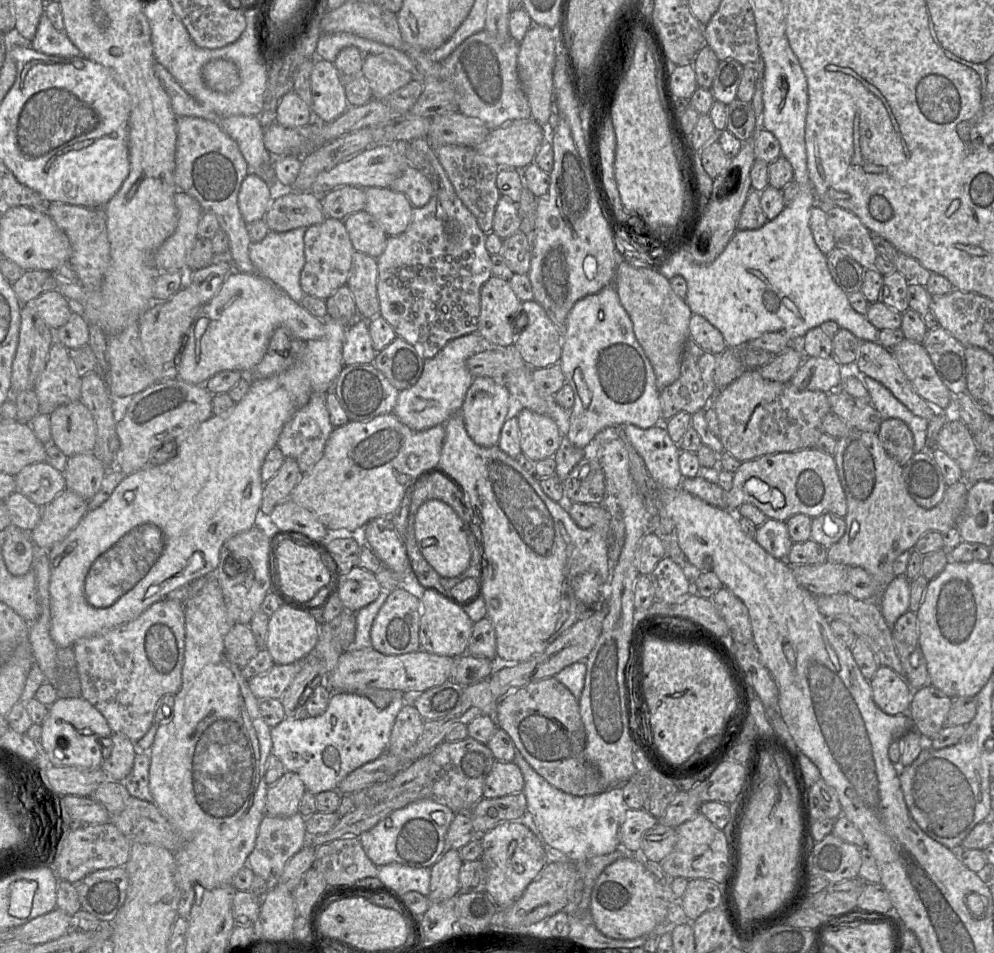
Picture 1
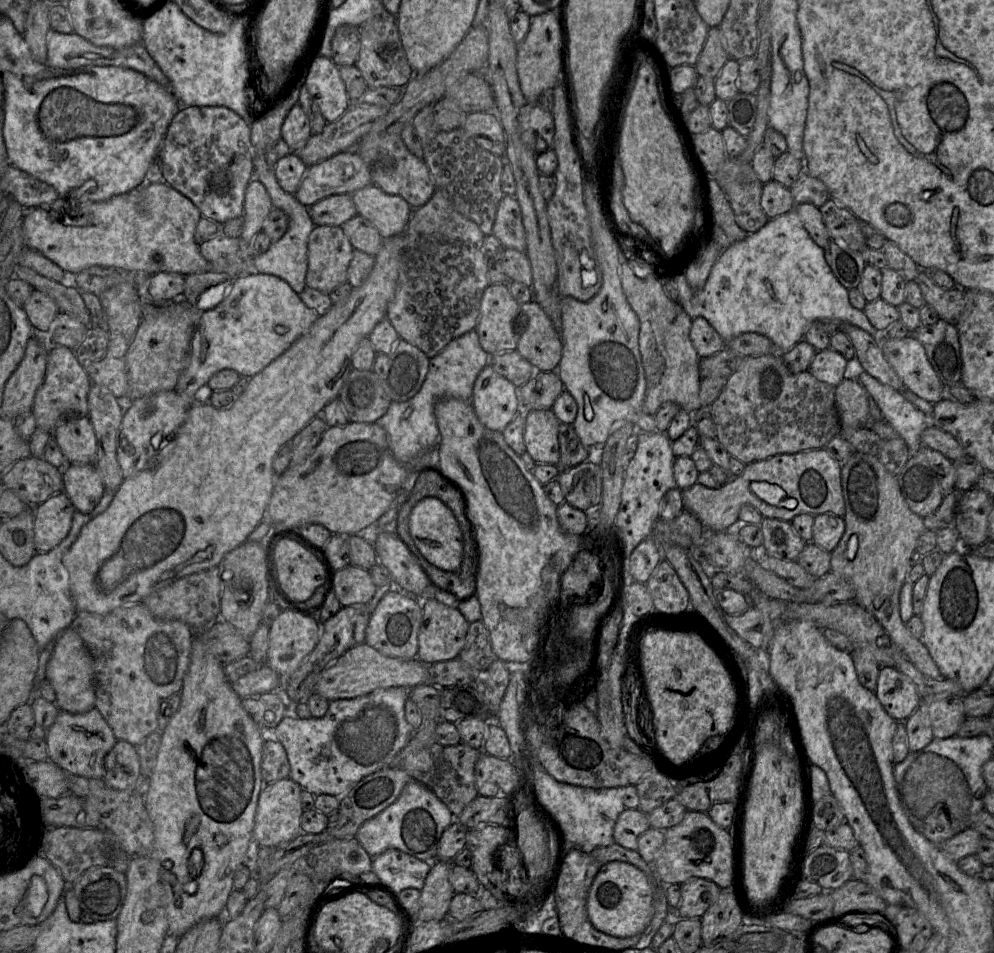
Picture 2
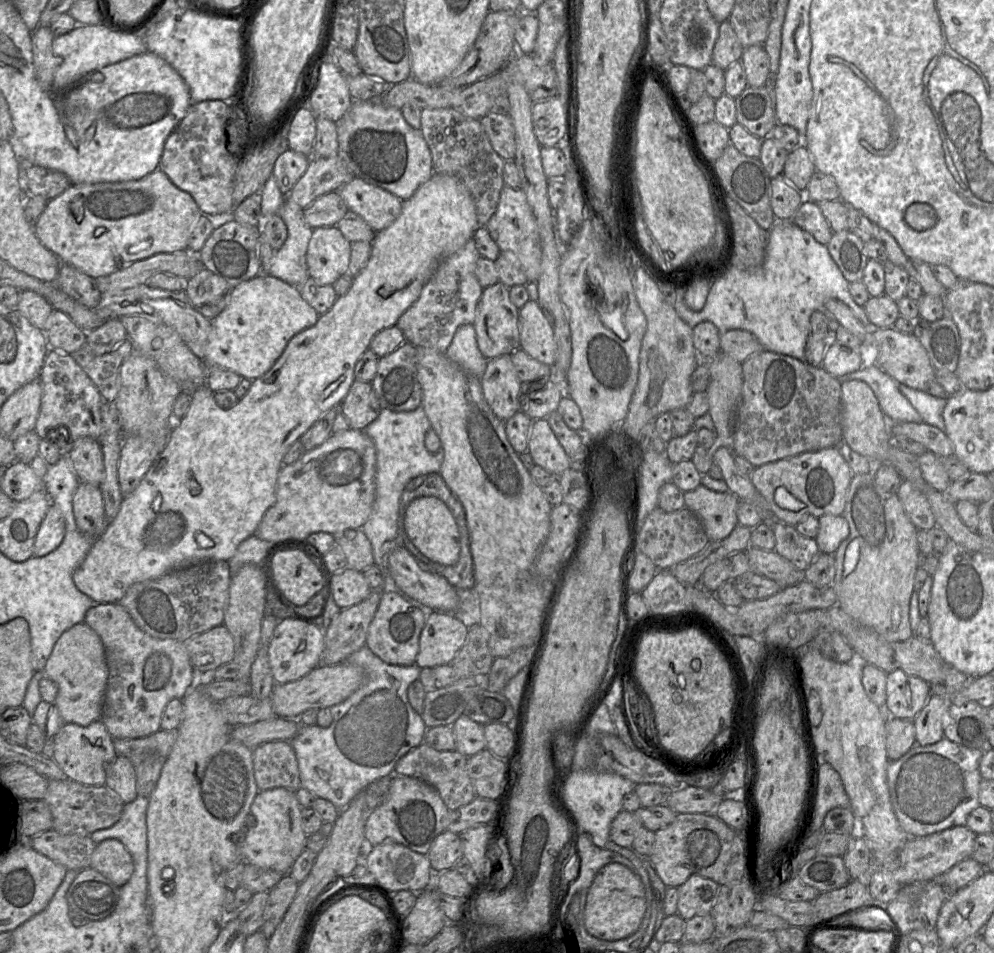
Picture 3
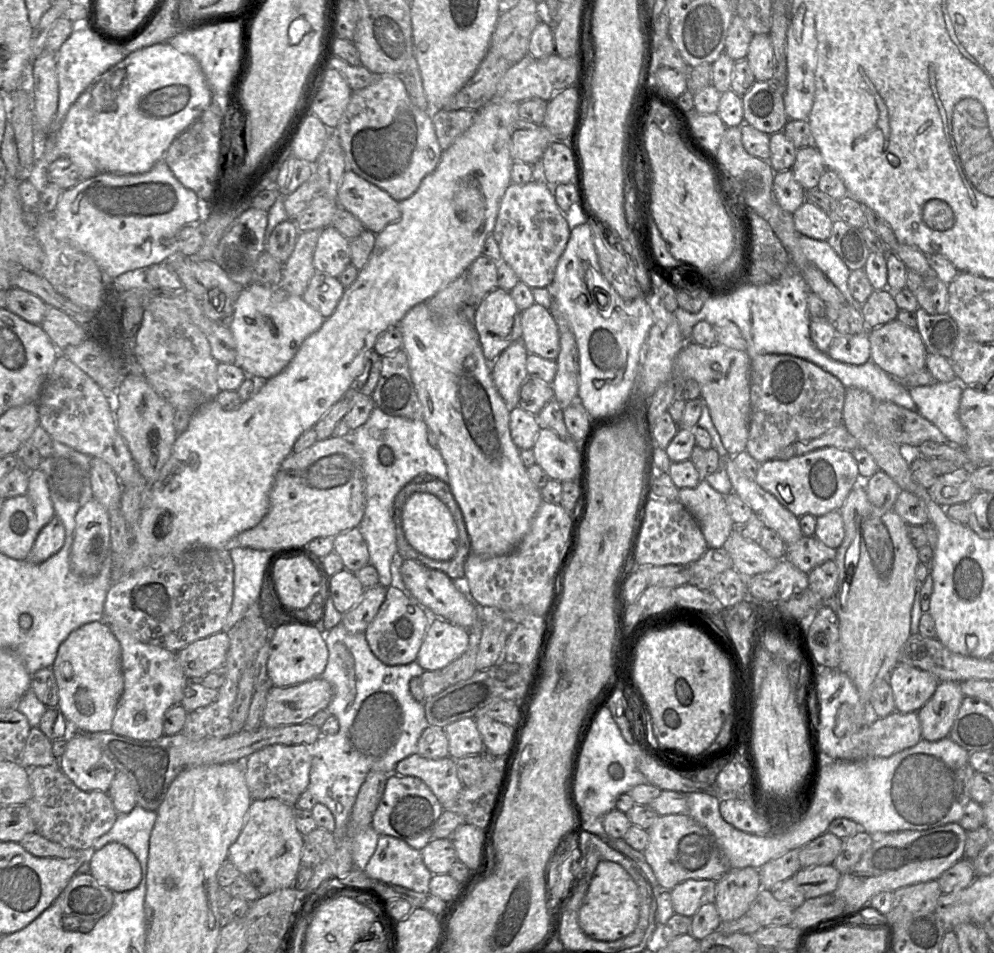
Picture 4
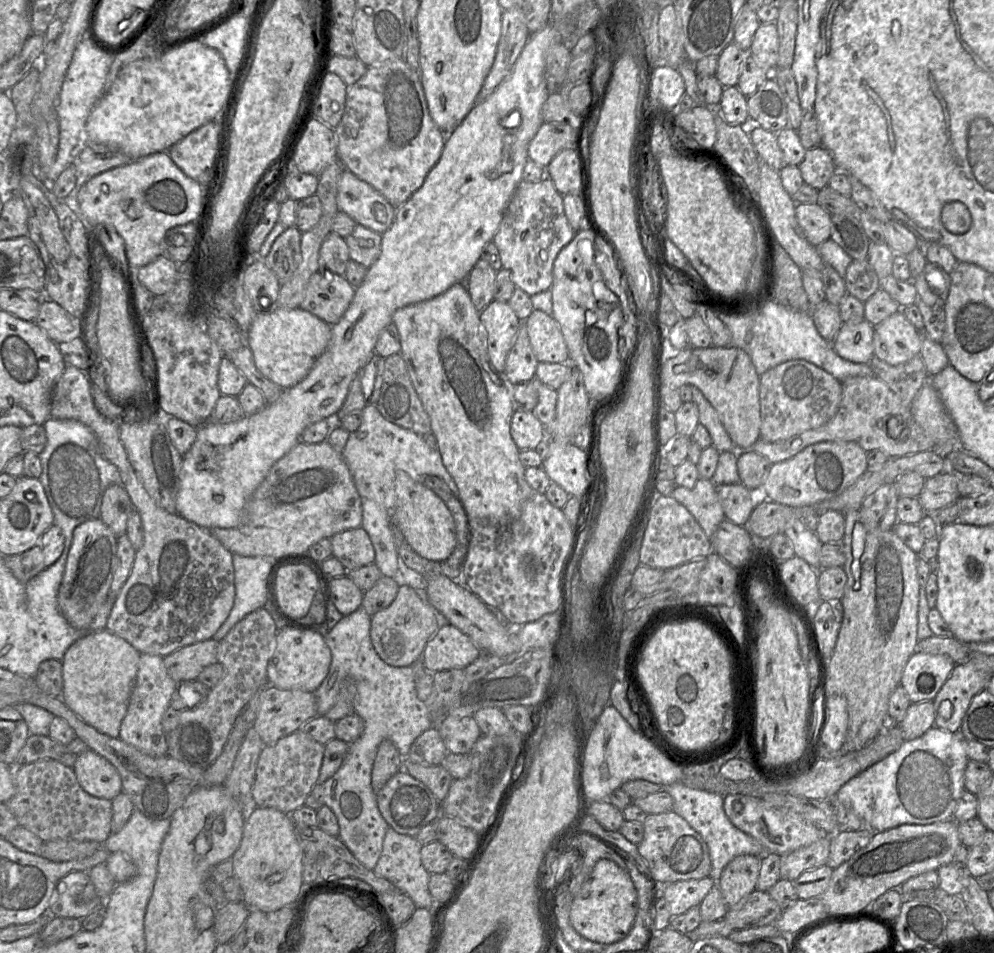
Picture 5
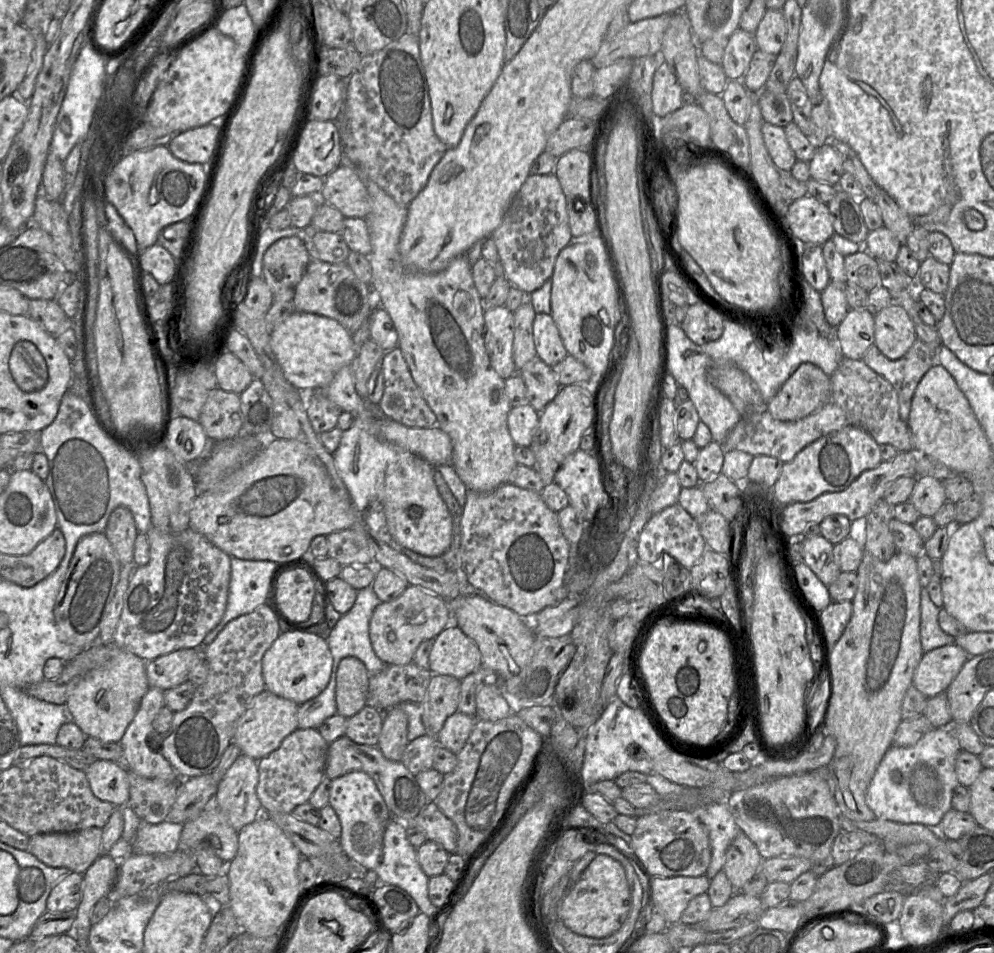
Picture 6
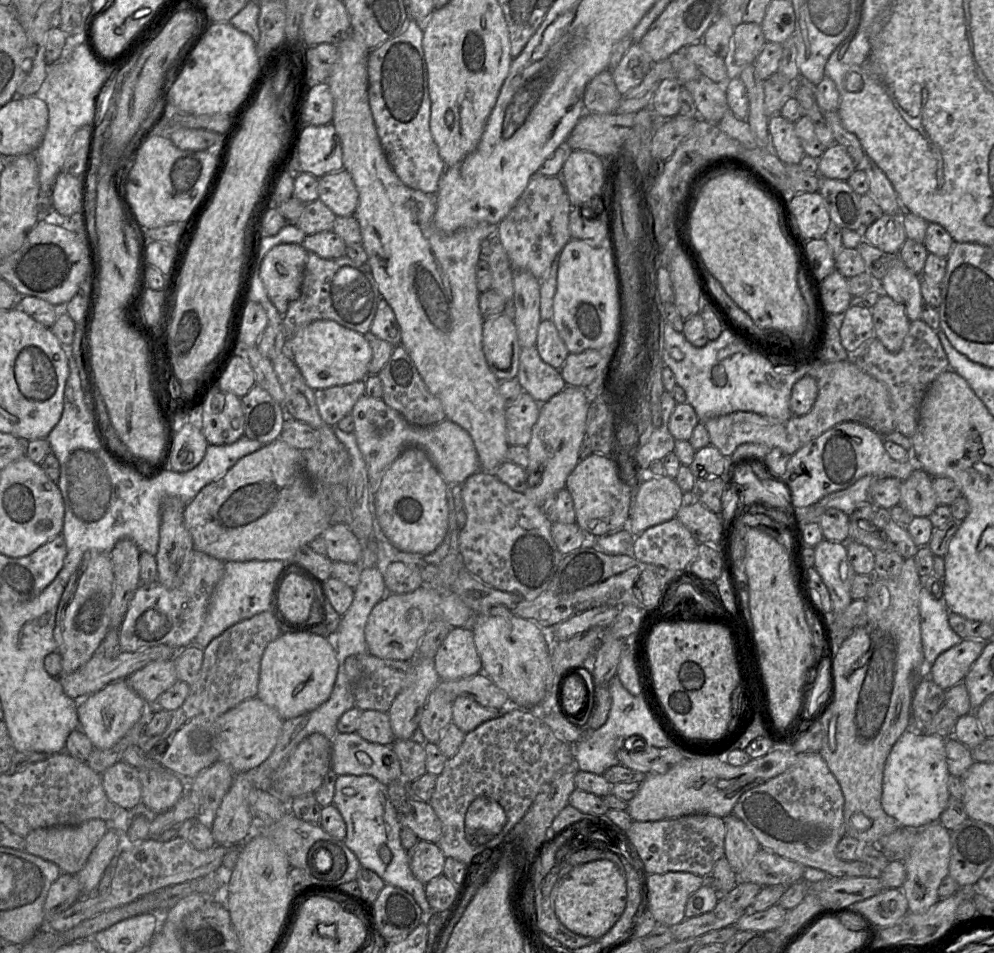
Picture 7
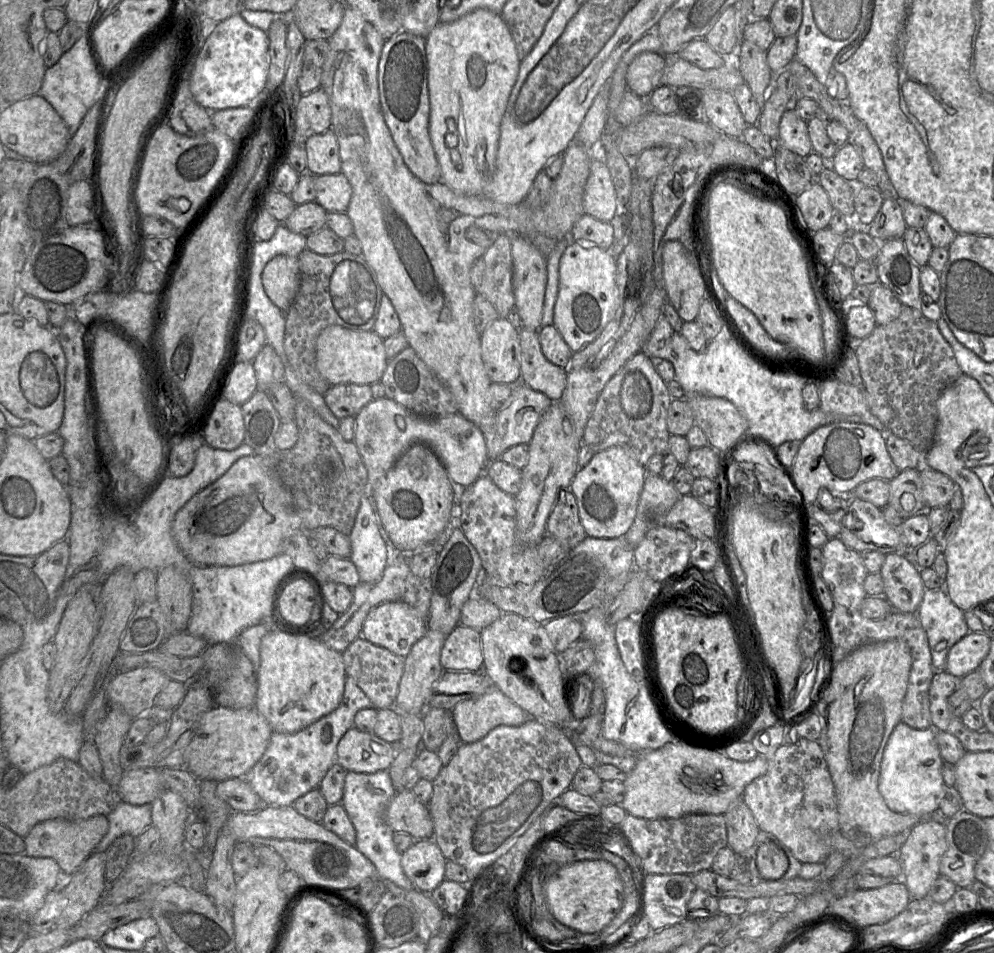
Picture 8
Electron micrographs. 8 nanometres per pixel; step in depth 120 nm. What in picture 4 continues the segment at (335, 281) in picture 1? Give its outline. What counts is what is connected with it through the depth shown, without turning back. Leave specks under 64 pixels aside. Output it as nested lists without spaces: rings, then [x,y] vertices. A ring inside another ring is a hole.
[[[332,225],[324,228],[313,255],[313,266],[316,272],[337,278],[350,263],[349,240]]]

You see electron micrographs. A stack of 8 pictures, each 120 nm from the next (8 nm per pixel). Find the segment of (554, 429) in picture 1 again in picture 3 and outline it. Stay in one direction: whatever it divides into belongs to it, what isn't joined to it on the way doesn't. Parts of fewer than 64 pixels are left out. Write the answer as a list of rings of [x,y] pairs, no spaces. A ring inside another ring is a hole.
[[[546,418],[533,420],[527,450],[536,465],[555,477],[573,466]]]

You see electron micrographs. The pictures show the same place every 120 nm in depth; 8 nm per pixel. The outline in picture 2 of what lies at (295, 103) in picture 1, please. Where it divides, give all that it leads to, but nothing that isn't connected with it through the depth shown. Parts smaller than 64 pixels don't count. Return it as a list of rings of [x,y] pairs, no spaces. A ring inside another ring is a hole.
[[[295,104],[286,116],[281,128],[281,140],[291,152],[298,151],[311,137],[309,119],[301,106]]]

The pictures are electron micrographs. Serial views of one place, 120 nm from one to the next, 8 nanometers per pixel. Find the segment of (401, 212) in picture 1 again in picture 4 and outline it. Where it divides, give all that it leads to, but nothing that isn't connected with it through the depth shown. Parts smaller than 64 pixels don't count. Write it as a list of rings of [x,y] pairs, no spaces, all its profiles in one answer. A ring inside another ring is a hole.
[[[346,170],[342,177],[337,201],[375,235],[401,217],[399,202],[351,170]]]

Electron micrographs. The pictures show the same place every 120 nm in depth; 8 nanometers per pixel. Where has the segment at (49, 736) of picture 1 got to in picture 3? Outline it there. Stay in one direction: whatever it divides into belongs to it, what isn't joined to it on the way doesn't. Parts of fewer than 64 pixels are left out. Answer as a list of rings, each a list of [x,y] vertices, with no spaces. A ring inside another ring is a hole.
[[[101,718],[88,726],[63,723],[59,731],[54,735],[53,743],[52,759],[69,779],[84,785],[105,785],[105,763],[114,761],[117,754],[114,749],[113,738],[108,733]]]

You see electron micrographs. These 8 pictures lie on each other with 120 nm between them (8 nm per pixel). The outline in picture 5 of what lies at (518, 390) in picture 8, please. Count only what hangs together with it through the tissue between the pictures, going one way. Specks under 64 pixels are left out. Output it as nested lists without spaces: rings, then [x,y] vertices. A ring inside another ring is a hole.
[[[514,410],[510,428],[519,450],[540,449],[546,443],[546,427],[532,411]]]

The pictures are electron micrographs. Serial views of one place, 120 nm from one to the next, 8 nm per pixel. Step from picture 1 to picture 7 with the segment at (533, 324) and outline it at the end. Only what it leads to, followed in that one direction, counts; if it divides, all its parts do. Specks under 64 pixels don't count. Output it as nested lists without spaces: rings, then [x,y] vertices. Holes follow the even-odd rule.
[[[542,320],[538,327],[536,347],[541,359],[560,369],[570,353],[552,320]]]

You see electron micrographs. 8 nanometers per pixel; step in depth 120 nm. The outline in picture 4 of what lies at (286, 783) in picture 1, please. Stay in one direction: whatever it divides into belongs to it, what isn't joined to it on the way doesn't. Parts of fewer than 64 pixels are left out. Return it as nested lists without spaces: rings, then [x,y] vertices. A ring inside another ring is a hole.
[[[276,798],[253,800],[240,835],[229,847],[227,859],[265,896],[294,886],[303,846],[304,836],[296,827],[293,806]]]

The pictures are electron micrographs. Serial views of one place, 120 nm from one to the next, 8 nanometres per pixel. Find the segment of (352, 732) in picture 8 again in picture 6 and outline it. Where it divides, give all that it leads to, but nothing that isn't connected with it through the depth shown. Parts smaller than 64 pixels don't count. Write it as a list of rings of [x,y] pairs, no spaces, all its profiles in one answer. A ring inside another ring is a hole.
[[[343,735],[329,744],[325,775],[333,780],[353,771],[365,772],[374,780],[391,813],[391,817],[399,821],[412,822],[429,802],[416,777],[405,767],[402,761],[388,760],[378,746],[358,744]]]

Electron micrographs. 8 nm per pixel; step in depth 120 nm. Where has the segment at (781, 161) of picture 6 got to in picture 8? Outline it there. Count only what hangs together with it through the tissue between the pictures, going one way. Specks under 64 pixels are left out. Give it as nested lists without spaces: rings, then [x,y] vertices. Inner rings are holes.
[[[787,109],[783,113],[775,144],[782,145],[802,158],[813,152],[807,122],[802,120],[793,109]]]

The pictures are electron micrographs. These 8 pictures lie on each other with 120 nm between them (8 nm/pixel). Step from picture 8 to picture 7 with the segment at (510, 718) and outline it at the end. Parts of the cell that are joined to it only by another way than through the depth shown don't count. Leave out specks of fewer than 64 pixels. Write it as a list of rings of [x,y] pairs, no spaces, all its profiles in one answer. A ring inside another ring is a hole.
[[[459,696],[453,703],[453,721],[463,732],[469,733],[486,721],[496,719],[506,710],[484,707],[472,697]]]

